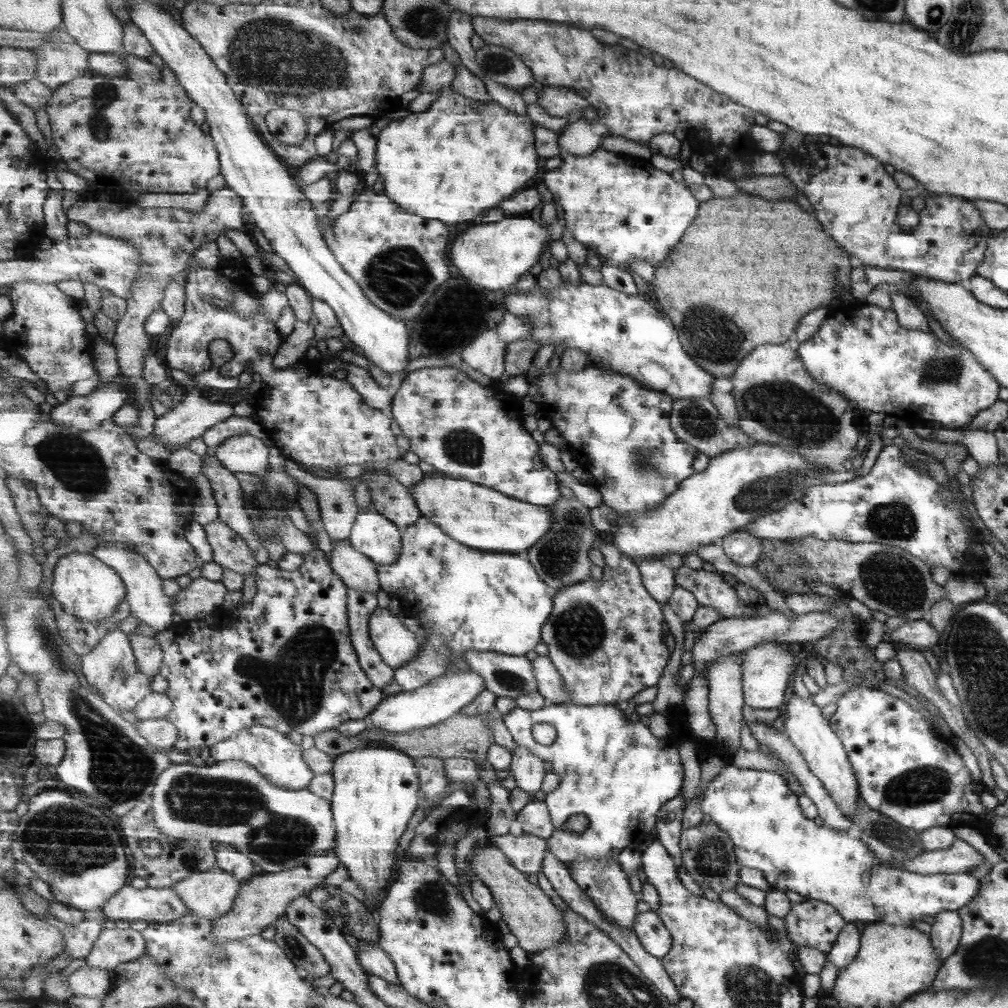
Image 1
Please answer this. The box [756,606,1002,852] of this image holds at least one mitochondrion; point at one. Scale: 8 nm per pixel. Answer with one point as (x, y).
(925, 784)

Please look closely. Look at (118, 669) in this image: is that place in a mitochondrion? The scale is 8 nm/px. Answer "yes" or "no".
yes

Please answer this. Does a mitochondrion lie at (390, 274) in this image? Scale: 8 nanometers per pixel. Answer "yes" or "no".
yes

